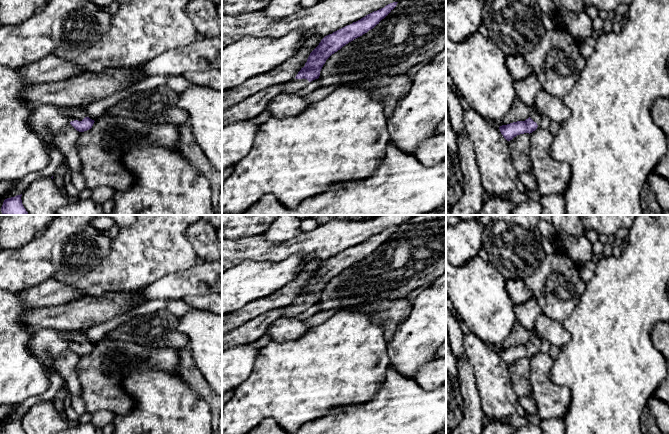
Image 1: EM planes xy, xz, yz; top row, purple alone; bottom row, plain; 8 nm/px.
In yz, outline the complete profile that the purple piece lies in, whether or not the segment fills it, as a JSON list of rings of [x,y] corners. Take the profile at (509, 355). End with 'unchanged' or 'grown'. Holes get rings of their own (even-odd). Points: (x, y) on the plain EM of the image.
[[[534,331],[531,333],[530,340],[525,345],[517,345],[499,351],[503,361],[510,365],[514,361],[524,357],[532,357],[540,349],[544,340]]]; grown

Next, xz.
[[[390,227],[384,232],[374,235],[360,244],[325,260],[310,277],[305,290],[301,292],[296,301],[282,307],[282,317],[294,318],[296,315],[307,310],[311,305],[318,303],[323,289],[332,278],[373,253],[396,231],[397,227]]]; grown

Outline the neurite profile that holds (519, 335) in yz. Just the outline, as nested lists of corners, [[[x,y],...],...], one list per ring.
[[[516,321],[509,337],[496,346],[502,350],[517,345],[525,345],[529,342],[531,333],[532,332],[526,329],[519,321]]]

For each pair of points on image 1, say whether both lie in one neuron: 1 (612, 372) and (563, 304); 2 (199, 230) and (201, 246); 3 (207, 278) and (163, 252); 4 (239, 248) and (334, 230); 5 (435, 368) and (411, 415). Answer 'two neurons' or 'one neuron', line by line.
1: two neurons
2: one neuron
3: two neurons
4: one neuron
5: two neurons

